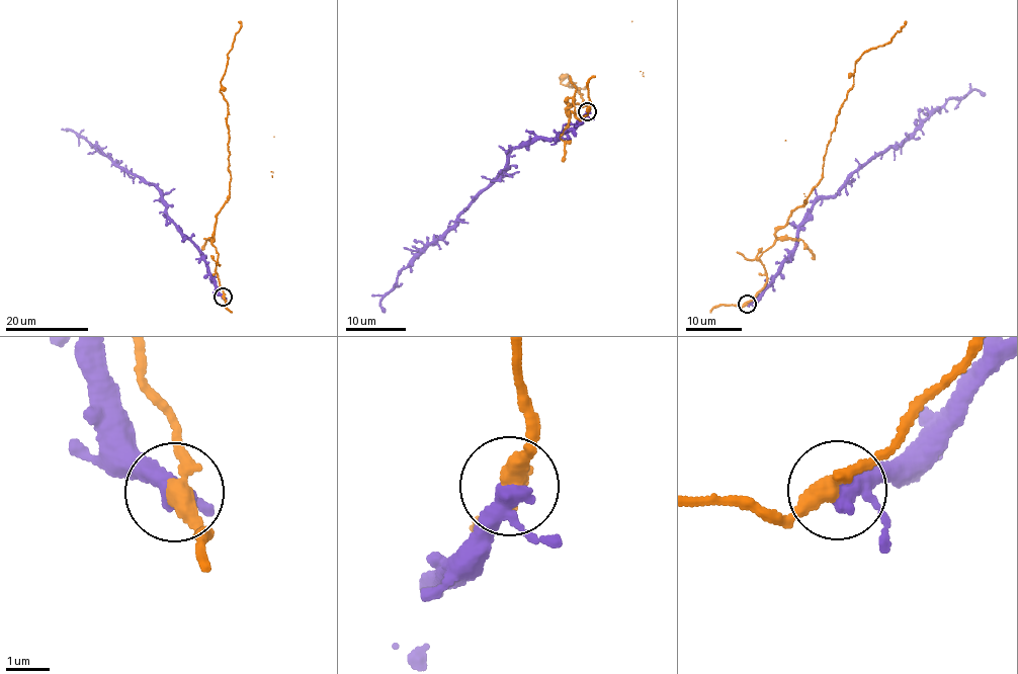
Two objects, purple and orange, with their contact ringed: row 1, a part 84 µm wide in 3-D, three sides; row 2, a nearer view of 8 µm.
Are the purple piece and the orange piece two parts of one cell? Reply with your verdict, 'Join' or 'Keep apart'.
Keep apart

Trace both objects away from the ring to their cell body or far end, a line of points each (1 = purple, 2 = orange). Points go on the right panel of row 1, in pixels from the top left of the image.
1: (748, 304), (788, 256), (817, 200), (835, 195), (853, 172), (911, 139), (950, 99), (974, 89), (985, 95)
2: (748, 304), (766, 281), (759, 256), (822, 178), (823, 156), (855, 60), (883, 45), (907, 21)

